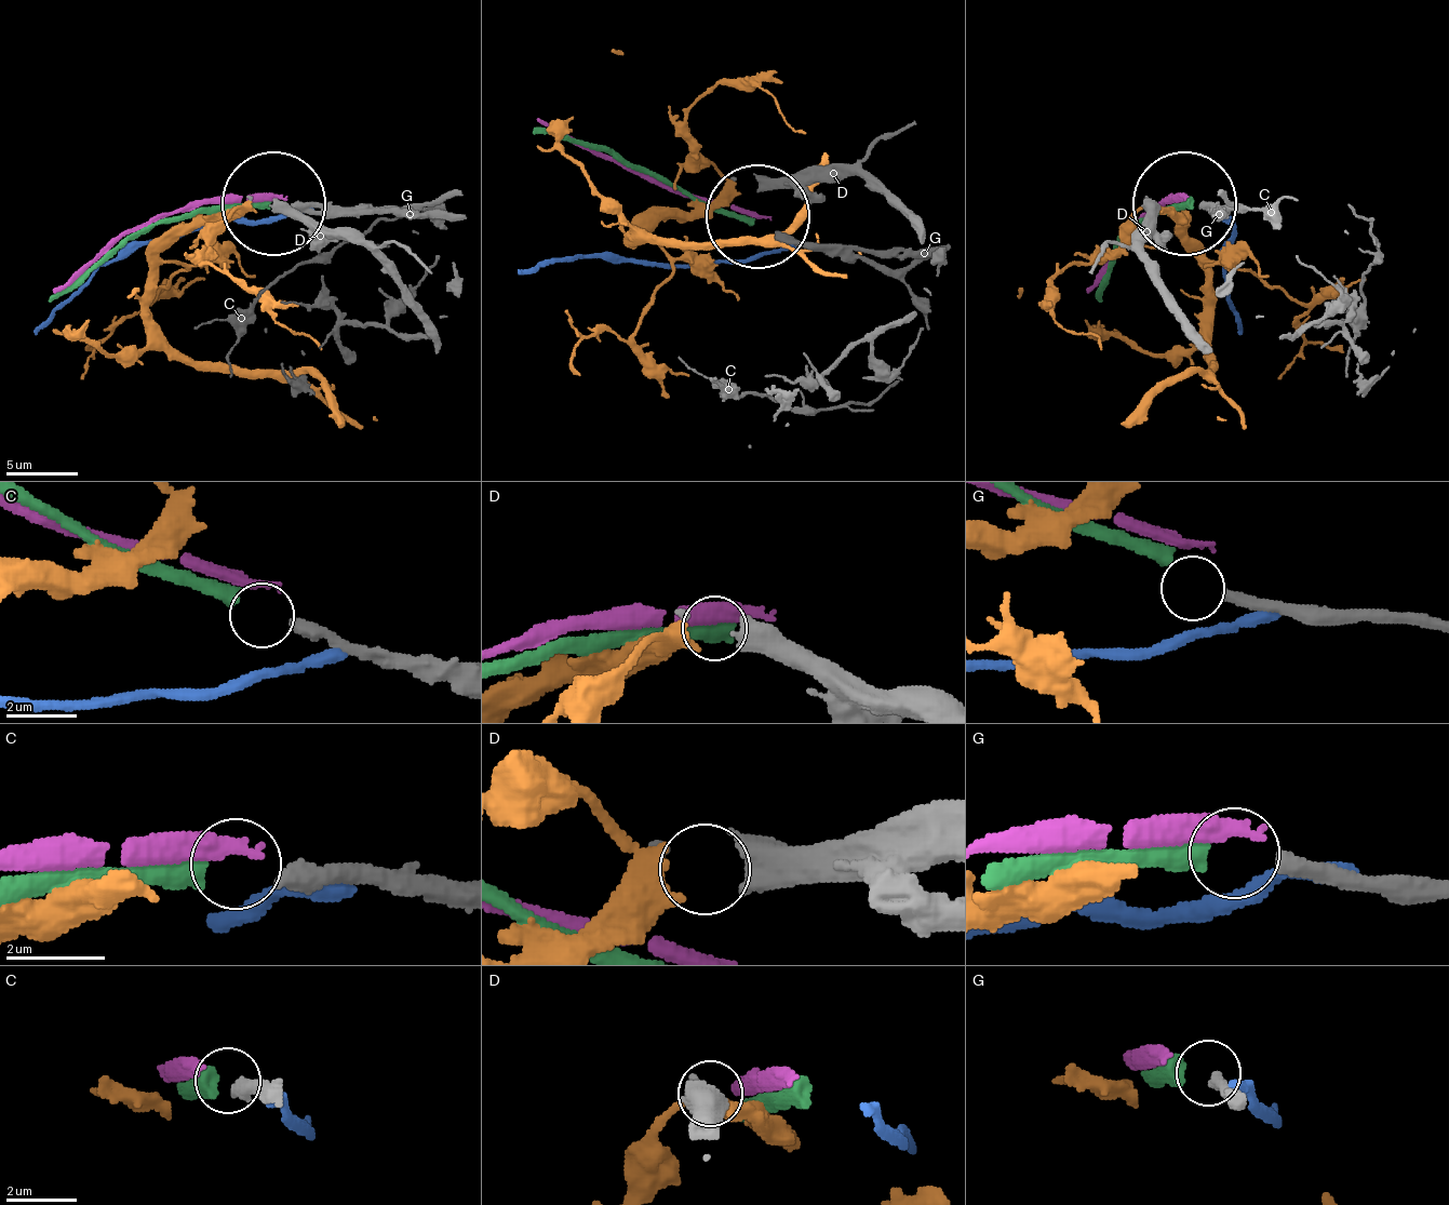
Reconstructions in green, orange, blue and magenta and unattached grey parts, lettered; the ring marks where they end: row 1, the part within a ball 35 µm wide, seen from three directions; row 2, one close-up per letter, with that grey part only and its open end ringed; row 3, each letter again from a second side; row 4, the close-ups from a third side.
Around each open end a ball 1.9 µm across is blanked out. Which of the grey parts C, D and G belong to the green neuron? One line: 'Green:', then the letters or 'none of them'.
Green: C

